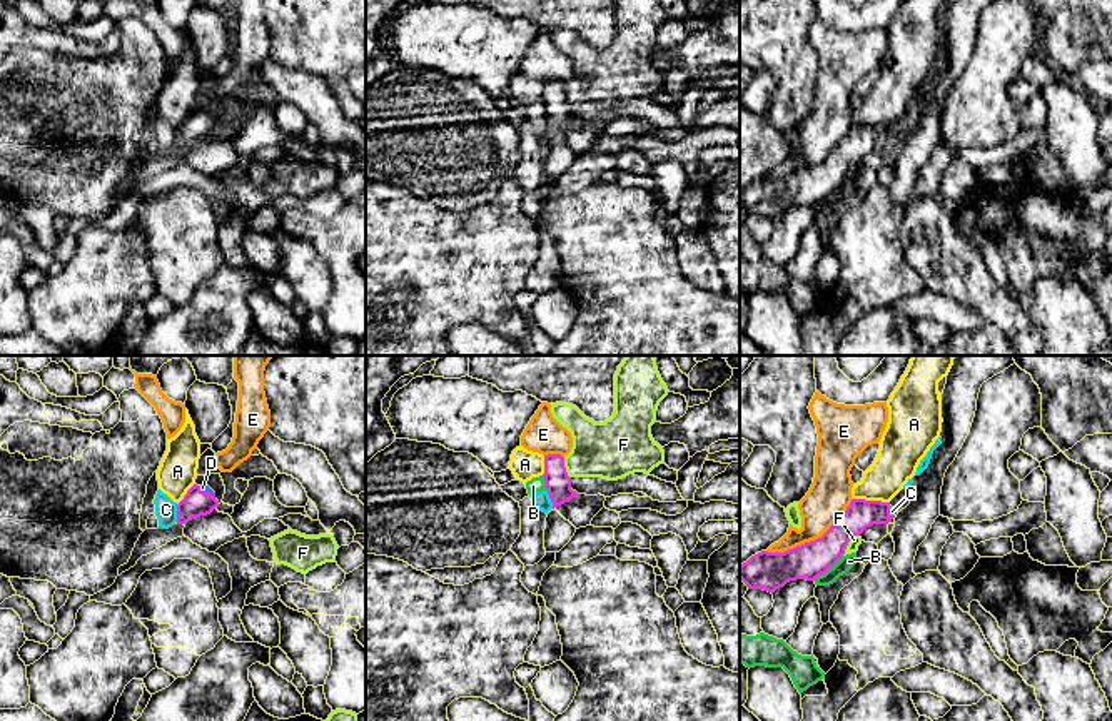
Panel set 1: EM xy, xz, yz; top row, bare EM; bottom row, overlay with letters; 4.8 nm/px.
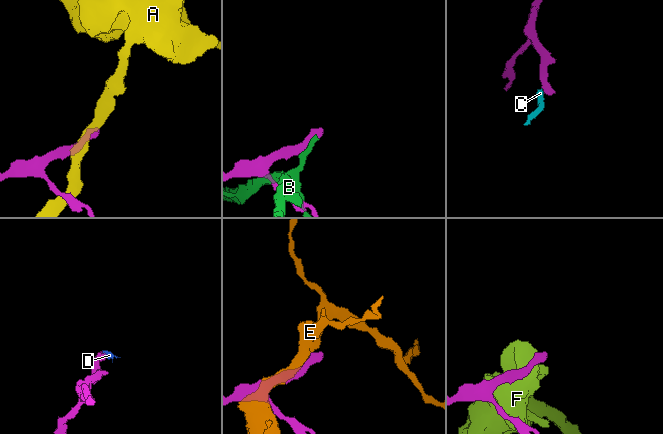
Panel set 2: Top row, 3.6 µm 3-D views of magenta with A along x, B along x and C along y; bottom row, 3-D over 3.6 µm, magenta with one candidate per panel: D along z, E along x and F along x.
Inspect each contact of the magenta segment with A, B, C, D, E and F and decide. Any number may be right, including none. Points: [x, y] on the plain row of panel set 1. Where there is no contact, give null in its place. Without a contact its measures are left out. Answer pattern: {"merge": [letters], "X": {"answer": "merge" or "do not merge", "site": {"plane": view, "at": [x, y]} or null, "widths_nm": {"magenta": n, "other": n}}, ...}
{"merge": ["D"], "A": {"answer": "do not merge", "site": {"plane": "yz", "at": [870, 127]}, "widths_nm": {"magenta": 140, "other": 200}}, "B": {"answer": "do not merge", "site": {"plane": "yz", "at": [828, 194]}, "widths_nm": {"magenta": 170, "other": 70}}, "C": {"answer": "do not merge", "site": {"plane": "xy", "at": [177, 139]}, "widths_nm": {"magenta": 140, "other": 110}}, "D": {"answer": "merge", "site": {"plane": "xy", "at": [207, 119]}, "widths_nm": {"magenta": 140, "other": 30}}, "E": {"answer": "do not merge", "site": {"plane": "yz", "at": [812, 167]}, "widths_nm": {"magenta": 190, "other": 200}}, "F": {"answer": "do not merge", "site": {"plane": "yz", "at": [849, 167]}, "widths_nm": {"magenta": 170, "other": 60}}}

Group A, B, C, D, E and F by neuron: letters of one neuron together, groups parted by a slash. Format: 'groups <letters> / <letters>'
groups A / B C / D / E / F

